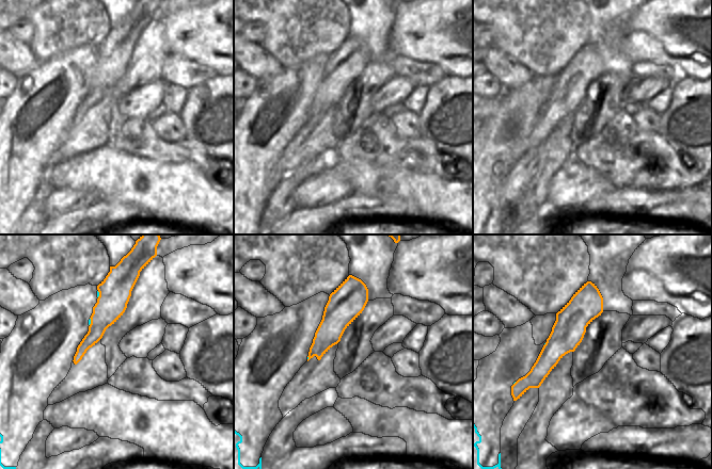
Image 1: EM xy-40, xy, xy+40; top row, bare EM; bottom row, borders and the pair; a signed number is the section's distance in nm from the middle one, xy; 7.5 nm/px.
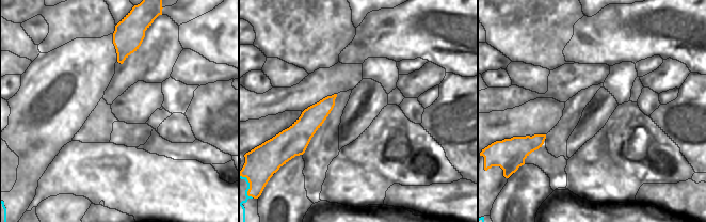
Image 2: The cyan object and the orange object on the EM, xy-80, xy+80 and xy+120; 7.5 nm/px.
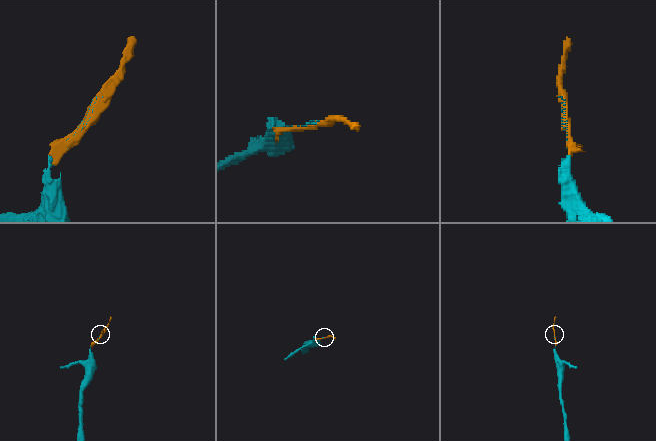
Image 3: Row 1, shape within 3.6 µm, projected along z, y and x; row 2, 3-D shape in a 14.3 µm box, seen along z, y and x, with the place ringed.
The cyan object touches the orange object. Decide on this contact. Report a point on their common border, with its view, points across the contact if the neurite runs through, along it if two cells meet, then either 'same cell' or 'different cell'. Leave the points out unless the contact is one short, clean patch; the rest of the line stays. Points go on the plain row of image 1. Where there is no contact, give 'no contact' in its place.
xy-40 (90, 82) | different cell

